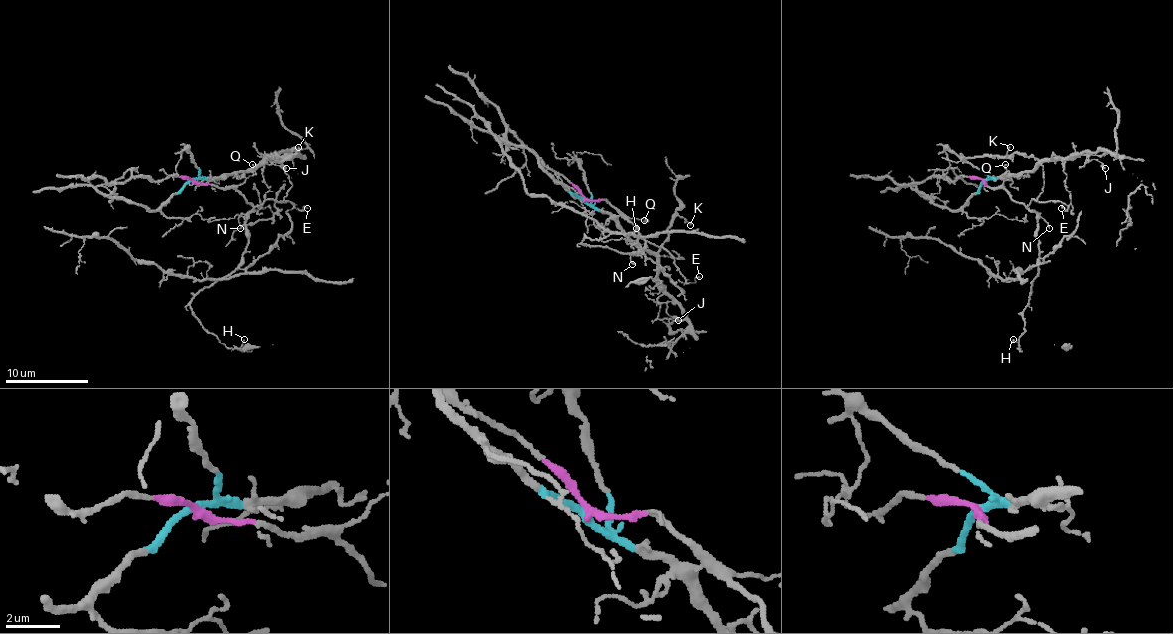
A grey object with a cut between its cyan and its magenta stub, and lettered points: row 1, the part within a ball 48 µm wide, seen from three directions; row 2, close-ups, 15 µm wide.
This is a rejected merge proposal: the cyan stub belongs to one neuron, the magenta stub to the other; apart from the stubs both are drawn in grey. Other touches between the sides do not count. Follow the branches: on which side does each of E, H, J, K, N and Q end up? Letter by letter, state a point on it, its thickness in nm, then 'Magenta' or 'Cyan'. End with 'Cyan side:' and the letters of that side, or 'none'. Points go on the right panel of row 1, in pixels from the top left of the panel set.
E: Place: (1061, 208). Thickness 110 nm. Magenta
H: Place: (1013, 339). Thickness 100 nm. Magenta
J: Place: (1105, 168). Thickness 220 nm. Cyan
K: Place: (1010, 147). Thickness 120 nm. Cyan
N: Place: (1049, 228). Thickness 140 nm. Magenta
Q: Place: (1005, 164). Thickness 110 nm. Magenta
Cyan side: J, K

